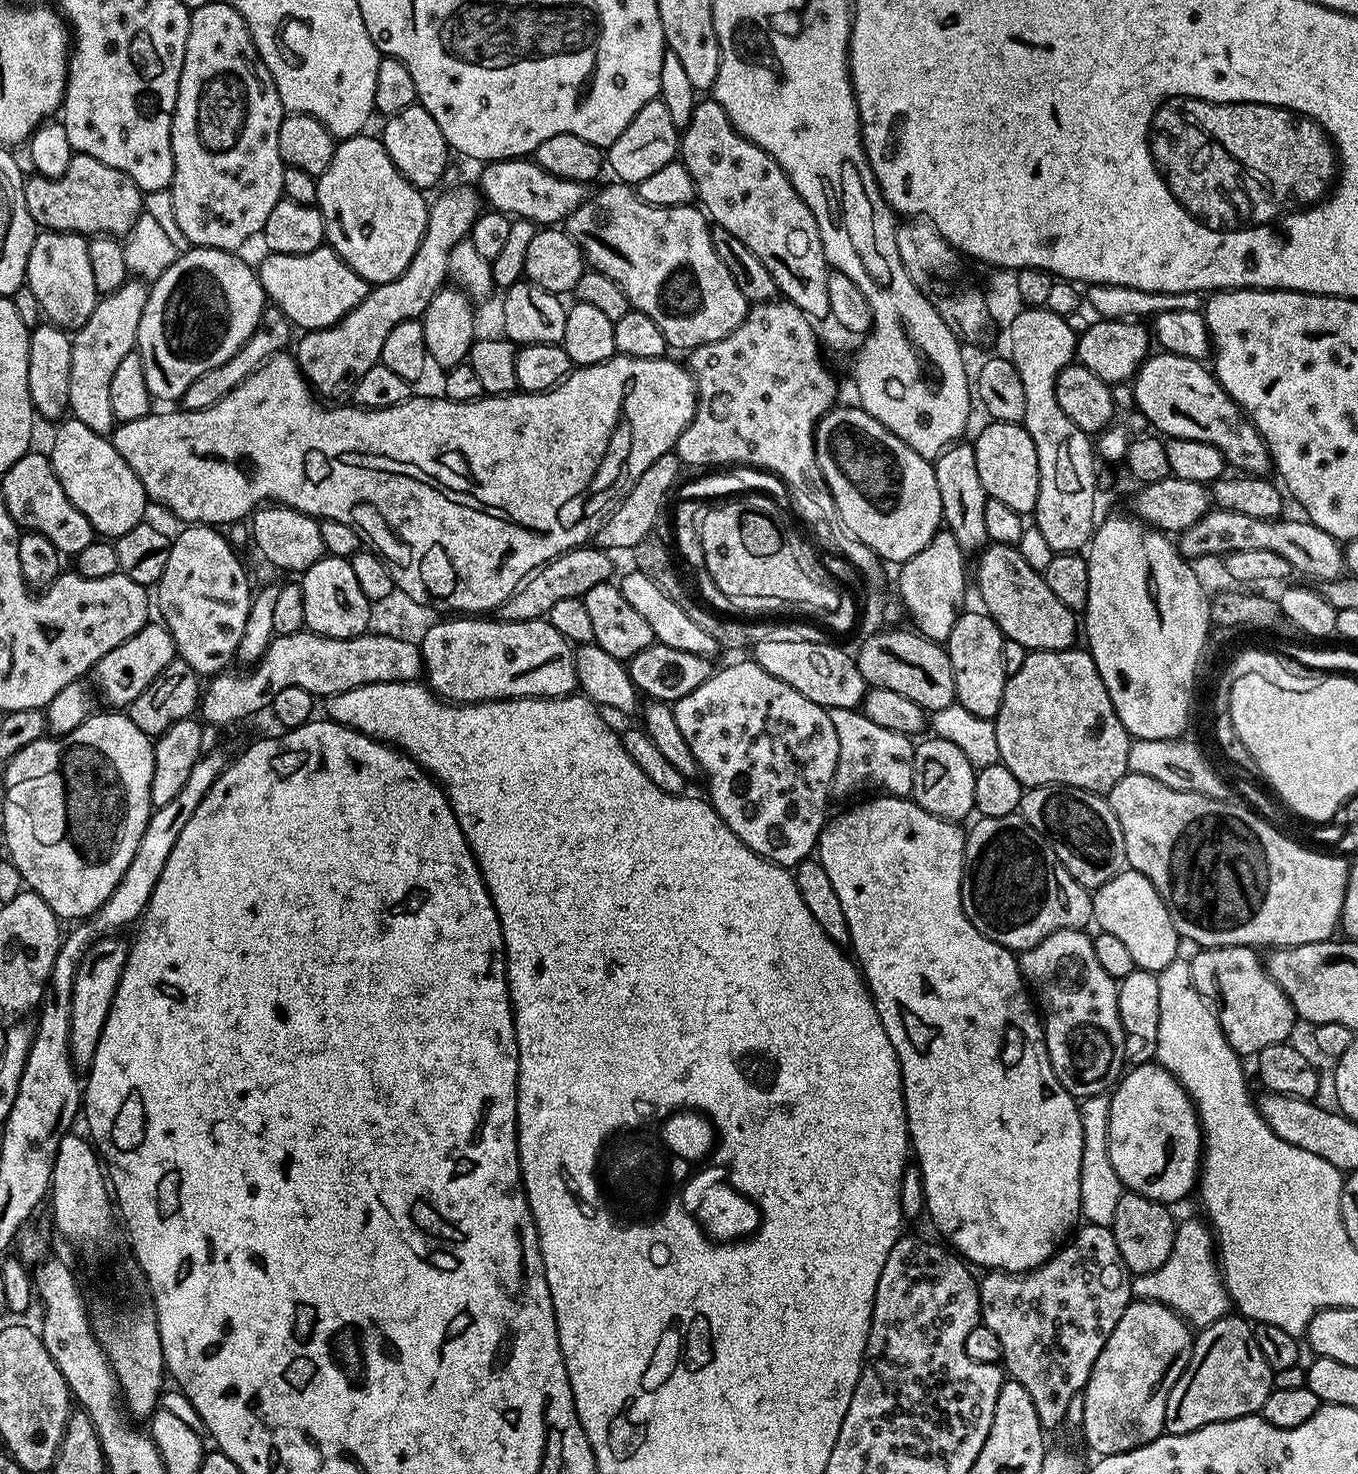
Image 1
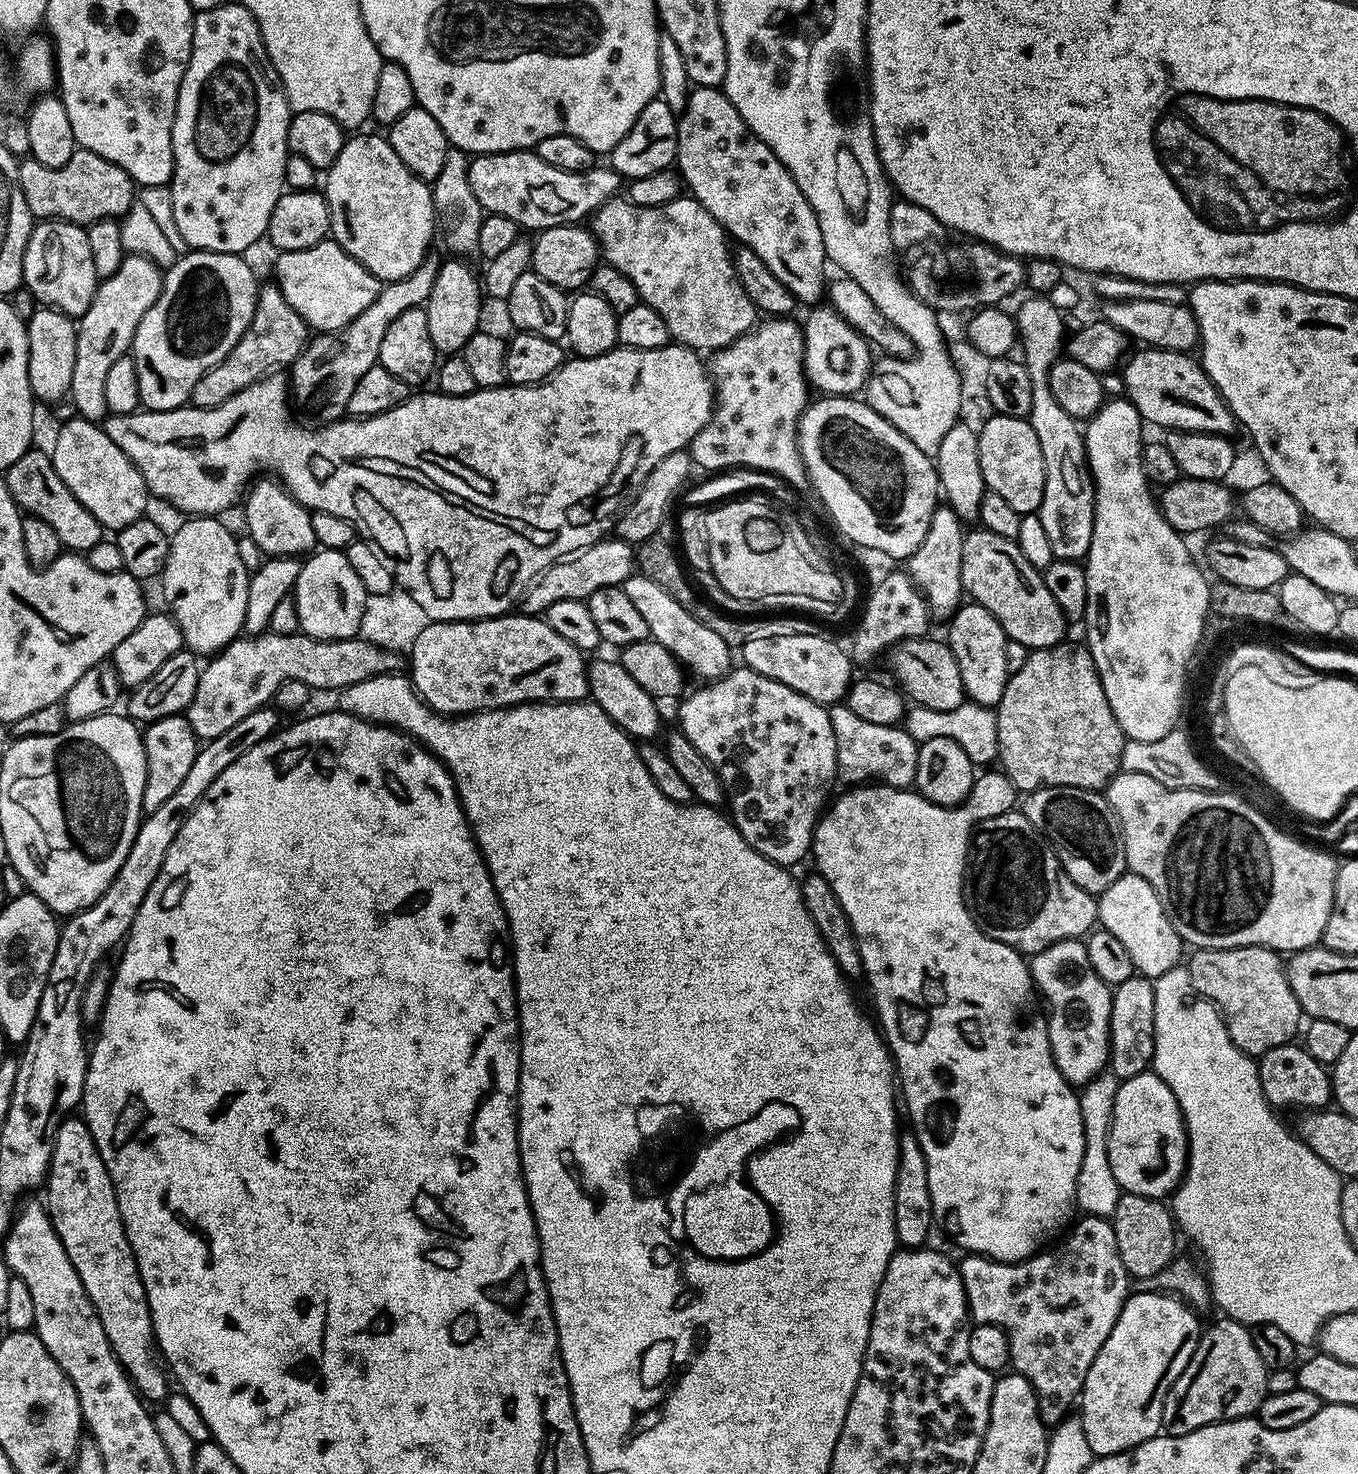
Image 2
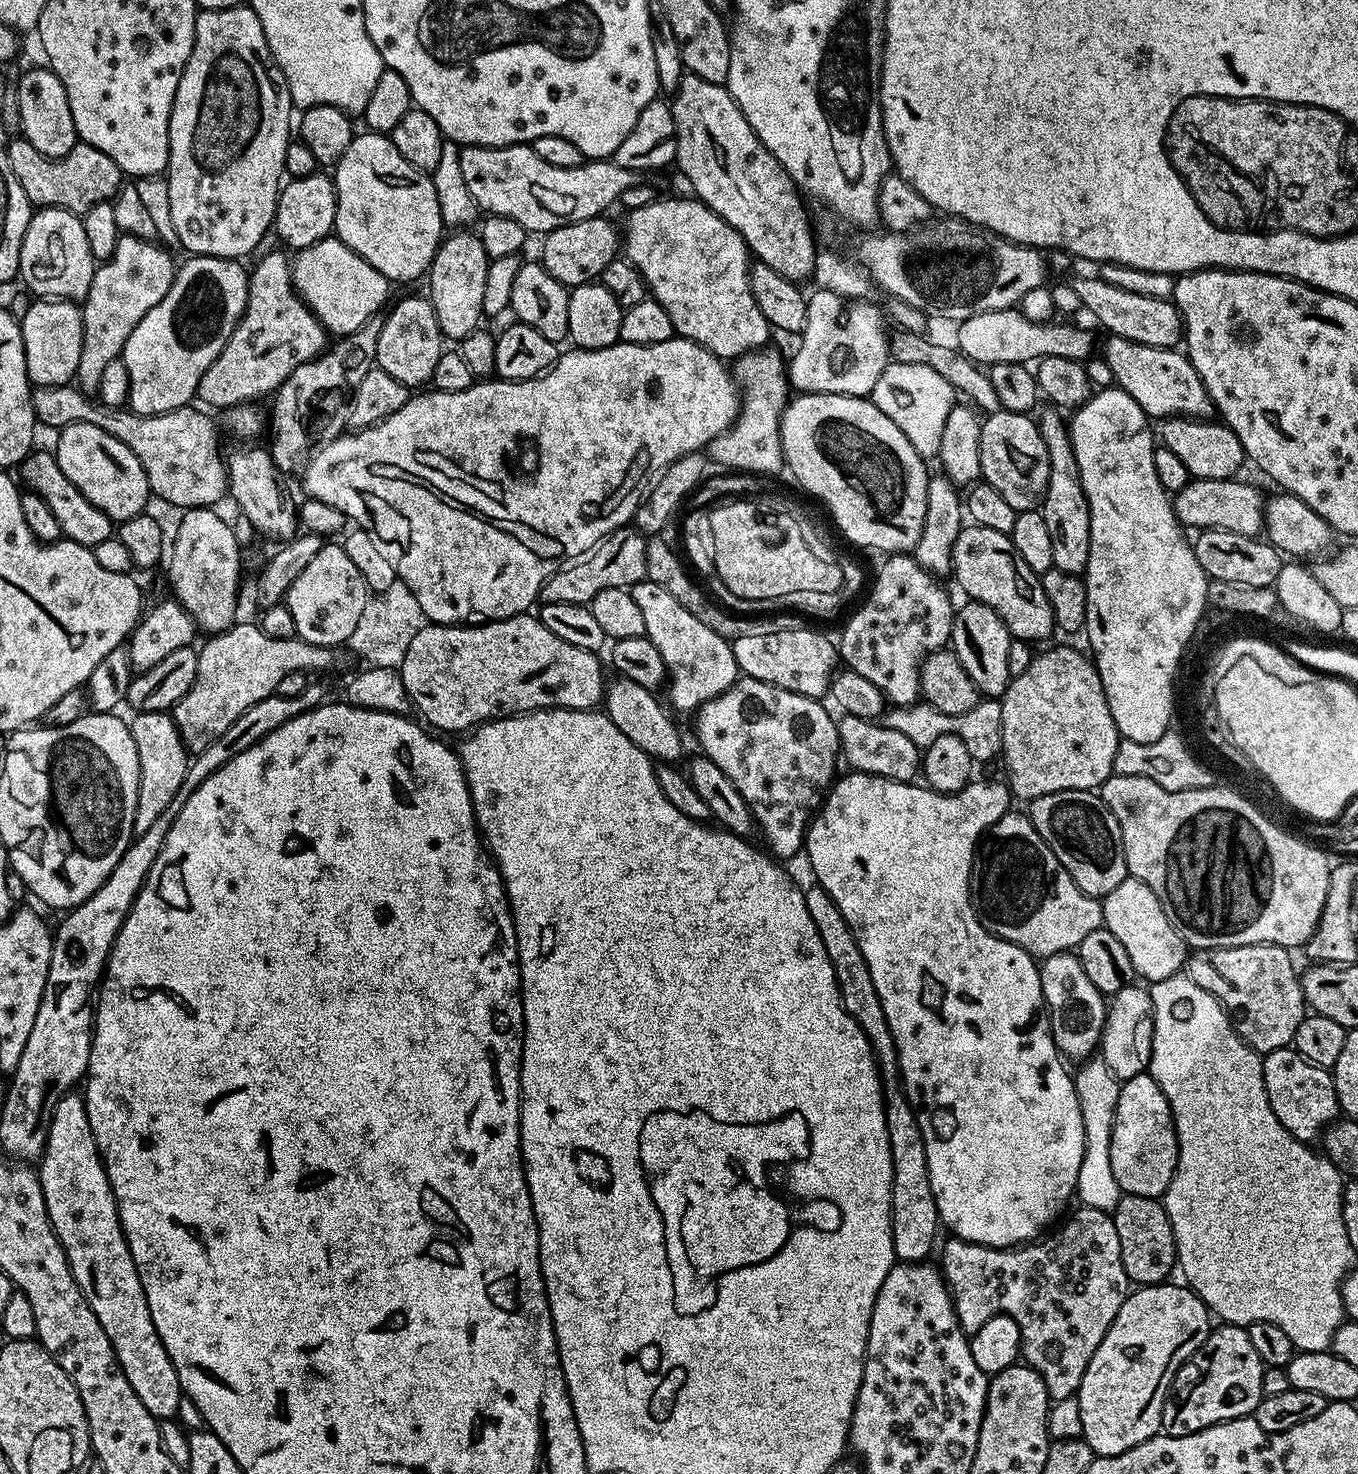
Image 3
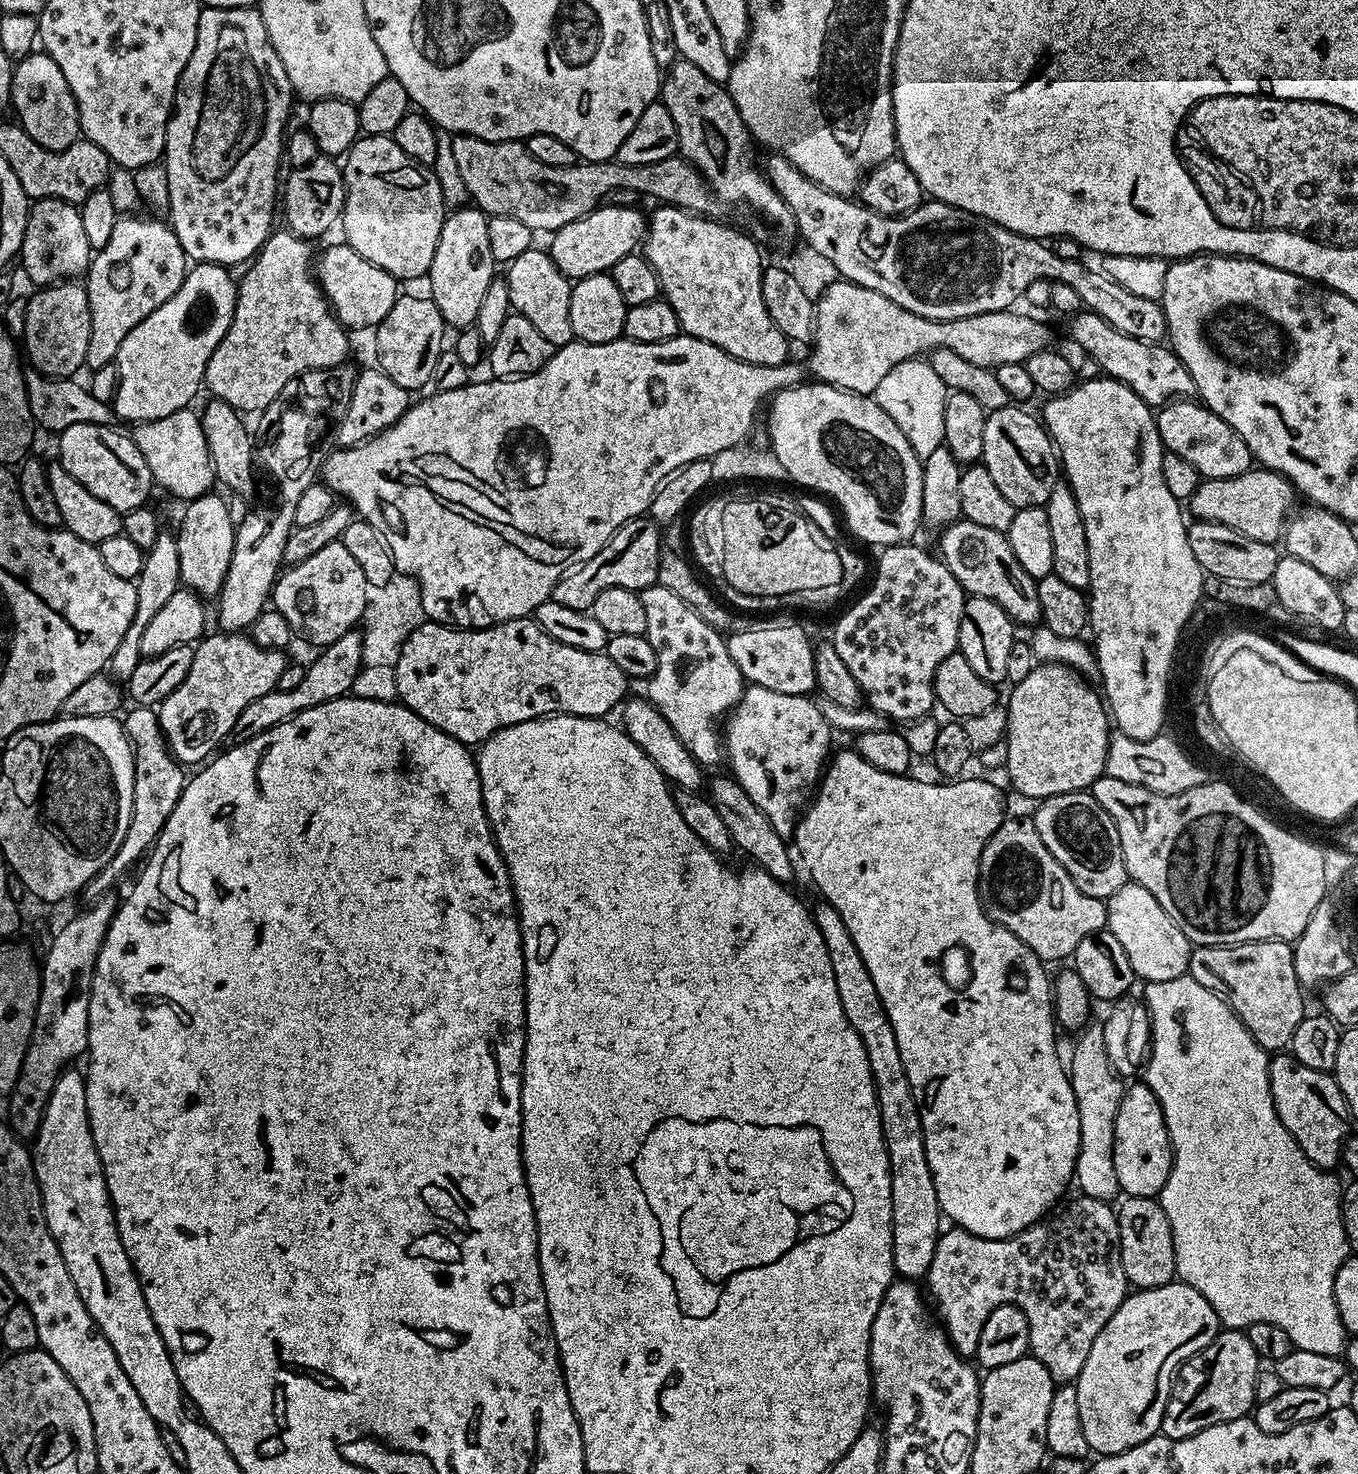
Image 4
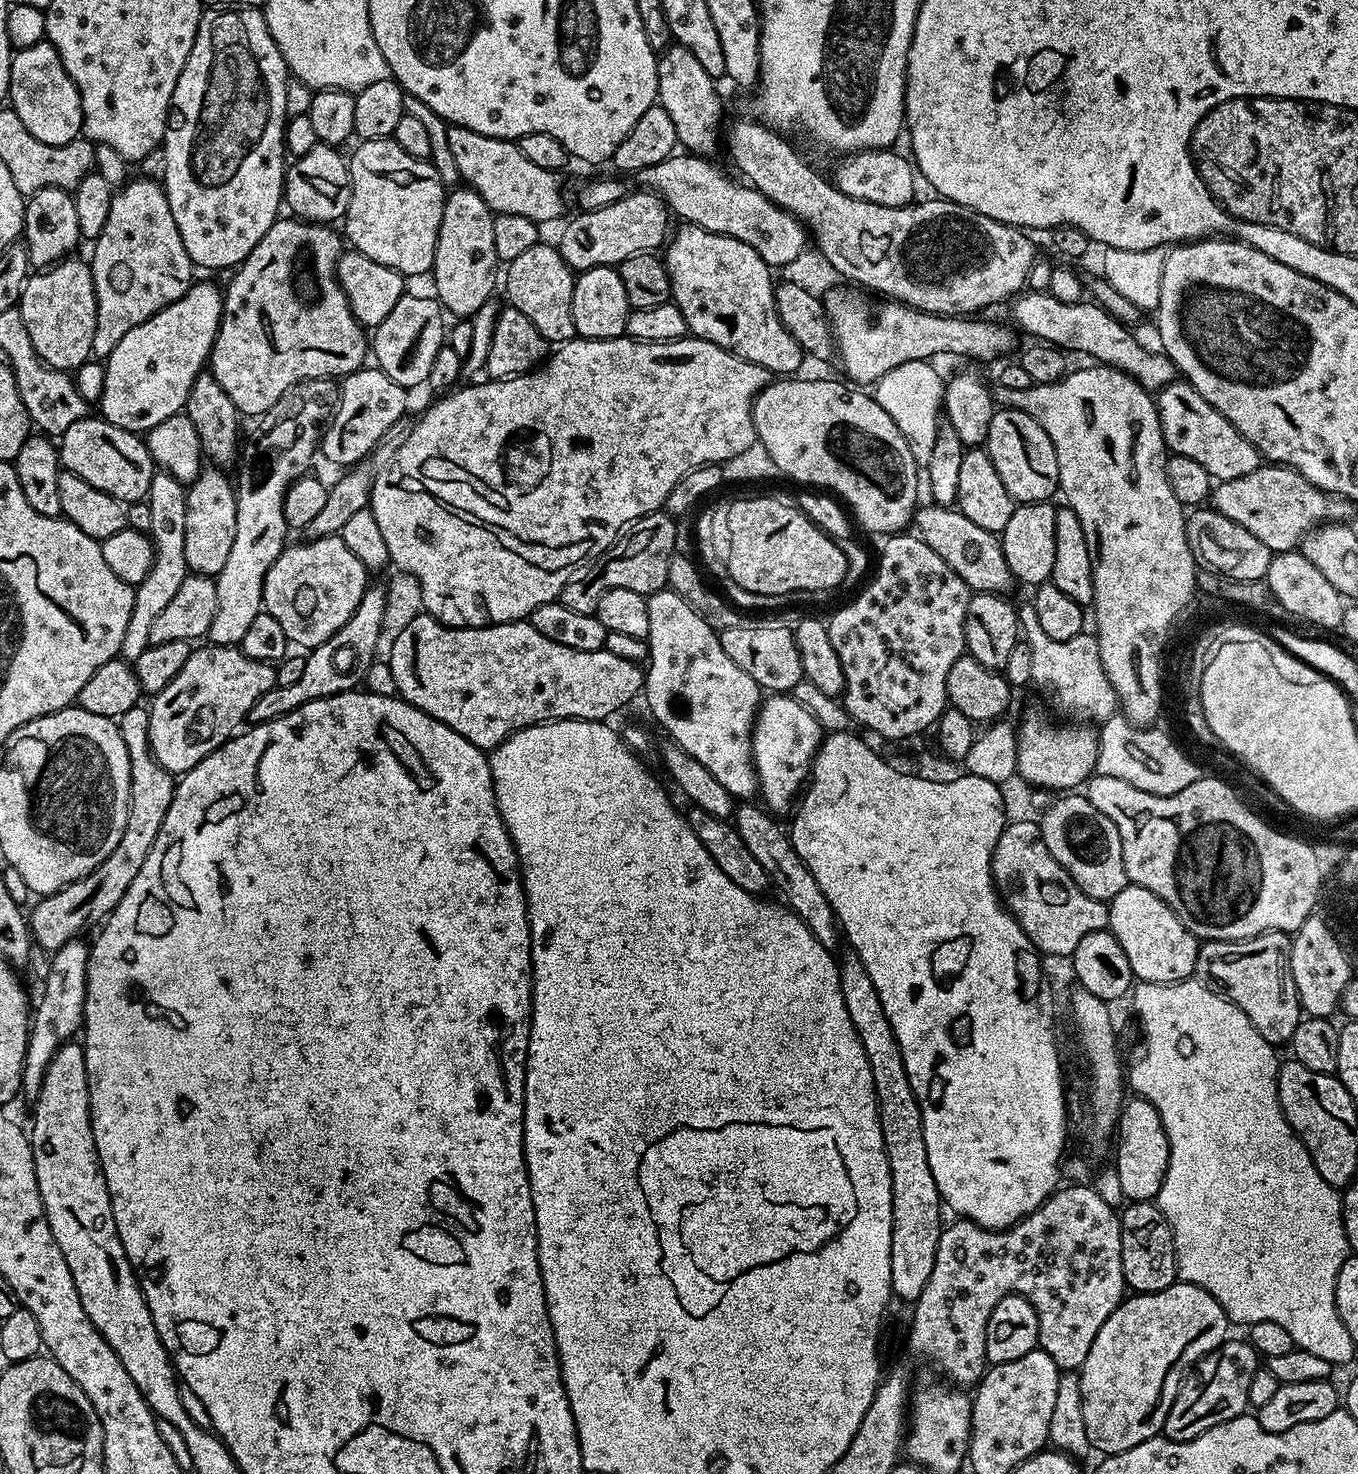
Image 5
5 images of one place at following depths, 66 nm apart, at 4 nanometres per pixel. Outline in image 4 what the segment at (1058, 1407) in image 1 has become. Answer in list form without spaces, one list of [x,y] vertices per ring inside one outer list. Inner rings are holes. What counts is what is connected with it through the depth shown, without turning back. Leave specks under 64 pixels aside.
[[[1077,1195],[1075,1199],[1068,1205],[1063,1205],[1065,1208],[1061,1216],[1049,1215],[1048,1224],[1038,1222],[1010,1238],[978,1238],[965,1228],[955,1226],[949,1227],[949,1232],[948,1229],[941,1231],[938,1246],[934,1246],[934,1262],[930,1262],[926,1277],[926,1292],[934,1305],[935,1315],[947,1331],[948,1340],[961,1356],[975,1357],[978,1338],[982,1338],[982,1326],[986,1318],[998,1310],[998,1306],[1017,1304],[1029,1318],[1041,1316],[1048,1320],[1046,1363],[1053,1380],[1057,1385],[1071,1385],[1075,1381],[1080,1367],[1086,1362],[1088,1348],[1094,1346],[1094,1338],[1102,1334],[1102,1326],[1110,1322],[1130,1292],[1120,1261],[1120,1231],[1116,1208],[1107,1200],[1089,1196]]]

